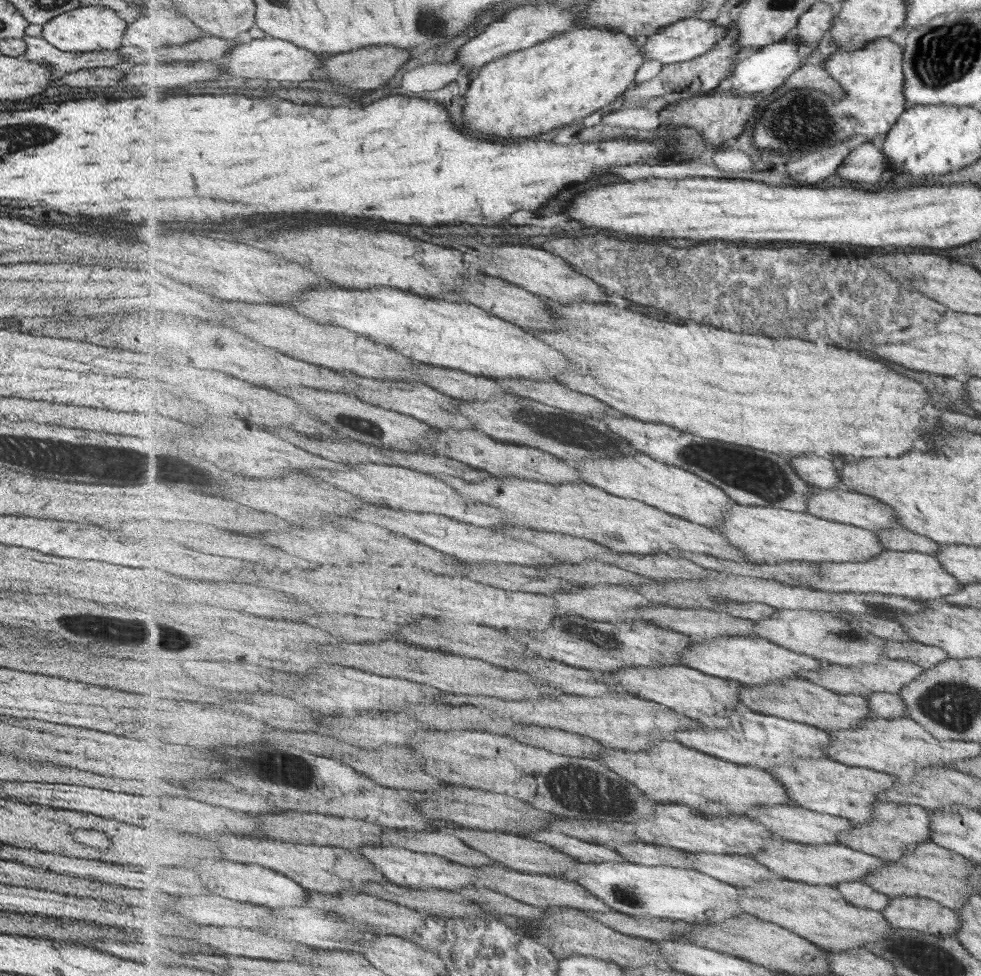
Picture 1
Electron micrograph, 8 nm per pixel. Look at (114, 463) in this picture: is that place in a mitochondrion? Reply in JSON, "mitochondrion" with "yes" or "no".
{"mitochondrion":"yes"}

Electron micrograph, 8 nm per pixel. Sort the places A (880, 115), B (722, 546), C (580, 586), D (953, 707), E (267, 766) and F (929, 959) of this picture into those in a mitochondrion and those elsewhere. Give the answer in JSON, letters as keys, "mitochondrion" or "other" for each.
{"A":"other","B":"other","C":"other","D":"mitochondrion","E":"other","F":"mitochondrion"}

